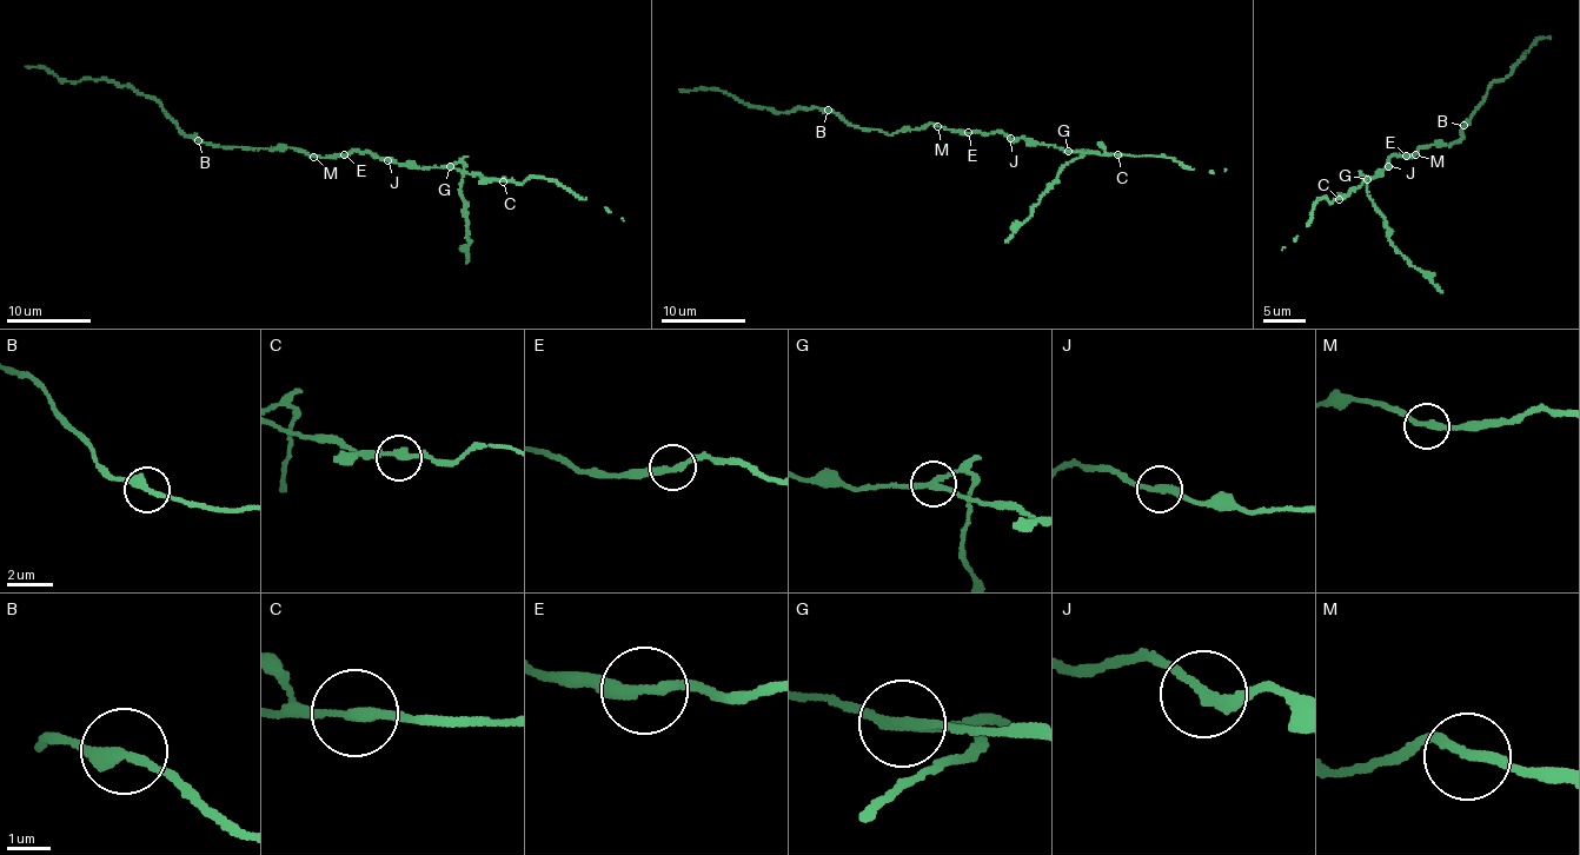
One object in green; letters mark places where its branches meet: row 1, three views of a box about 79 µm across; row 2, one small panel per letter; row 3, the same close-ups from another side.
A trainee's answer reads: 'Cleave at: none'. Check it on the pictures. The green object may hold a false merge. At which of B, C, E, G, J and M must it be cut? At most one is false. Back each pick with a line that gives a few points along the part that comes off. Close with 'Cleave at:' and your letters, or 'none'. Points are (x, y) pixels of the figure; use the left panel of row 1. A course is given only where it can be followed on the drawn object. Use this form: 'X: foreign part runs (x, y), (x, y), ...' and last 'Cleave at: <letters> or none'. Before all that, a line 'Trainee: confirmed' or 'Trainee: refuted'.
Trainee: refuted
G: foreign part runs (450, 166), (463, 164), (460, 190), (470, 243), (466, 263)
Cleave at: G

